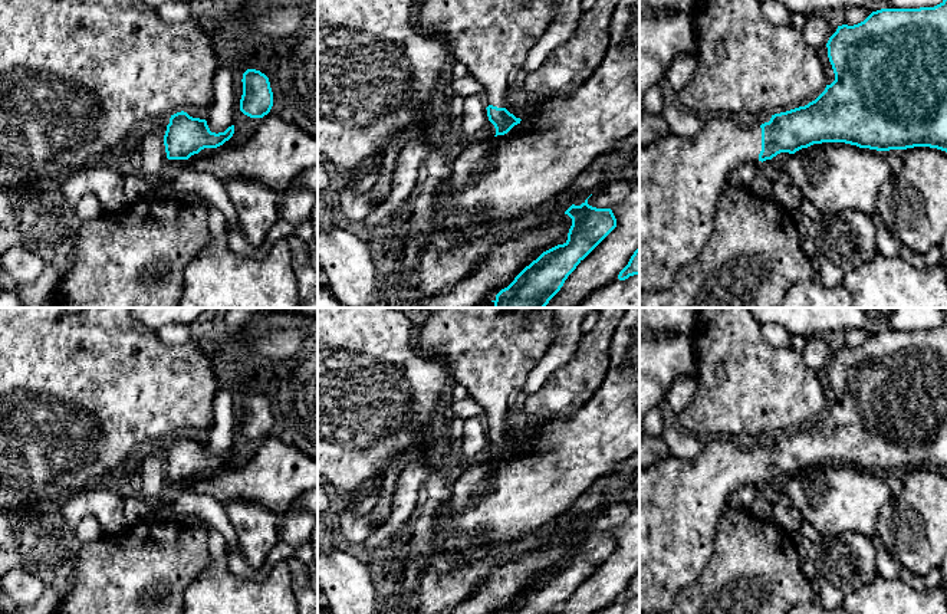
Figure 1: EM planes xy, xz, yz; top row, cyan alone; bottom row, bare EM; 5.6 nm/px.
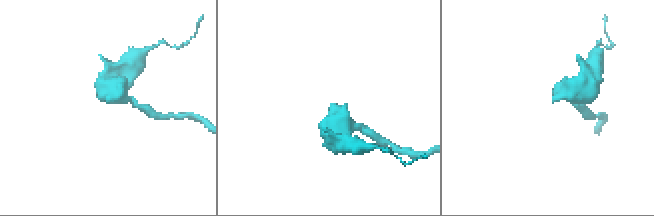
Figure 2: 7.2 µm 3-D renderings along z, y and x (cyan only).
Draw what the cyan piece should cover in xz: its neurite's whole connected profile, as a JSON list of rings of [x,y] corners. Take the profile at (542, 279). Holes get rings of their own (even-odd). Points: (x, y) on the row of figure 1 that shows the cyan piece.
[[[588,198],[581,206],[572,204],[565,214],[572,219],[568,240],[543,252],[526,266],[507,288],[496,295],[491,301],[494,308],[545,308],[576,266],[616,227],[612,210],[592,207]]]

